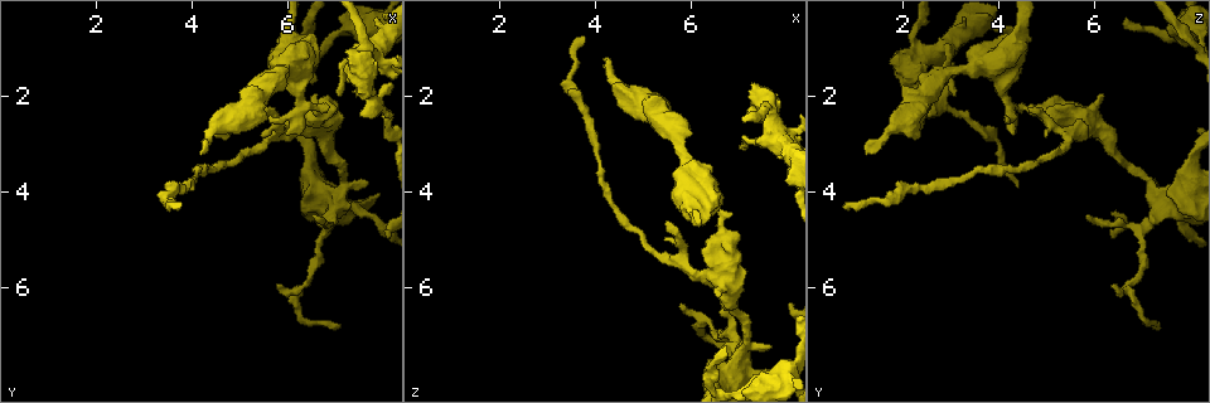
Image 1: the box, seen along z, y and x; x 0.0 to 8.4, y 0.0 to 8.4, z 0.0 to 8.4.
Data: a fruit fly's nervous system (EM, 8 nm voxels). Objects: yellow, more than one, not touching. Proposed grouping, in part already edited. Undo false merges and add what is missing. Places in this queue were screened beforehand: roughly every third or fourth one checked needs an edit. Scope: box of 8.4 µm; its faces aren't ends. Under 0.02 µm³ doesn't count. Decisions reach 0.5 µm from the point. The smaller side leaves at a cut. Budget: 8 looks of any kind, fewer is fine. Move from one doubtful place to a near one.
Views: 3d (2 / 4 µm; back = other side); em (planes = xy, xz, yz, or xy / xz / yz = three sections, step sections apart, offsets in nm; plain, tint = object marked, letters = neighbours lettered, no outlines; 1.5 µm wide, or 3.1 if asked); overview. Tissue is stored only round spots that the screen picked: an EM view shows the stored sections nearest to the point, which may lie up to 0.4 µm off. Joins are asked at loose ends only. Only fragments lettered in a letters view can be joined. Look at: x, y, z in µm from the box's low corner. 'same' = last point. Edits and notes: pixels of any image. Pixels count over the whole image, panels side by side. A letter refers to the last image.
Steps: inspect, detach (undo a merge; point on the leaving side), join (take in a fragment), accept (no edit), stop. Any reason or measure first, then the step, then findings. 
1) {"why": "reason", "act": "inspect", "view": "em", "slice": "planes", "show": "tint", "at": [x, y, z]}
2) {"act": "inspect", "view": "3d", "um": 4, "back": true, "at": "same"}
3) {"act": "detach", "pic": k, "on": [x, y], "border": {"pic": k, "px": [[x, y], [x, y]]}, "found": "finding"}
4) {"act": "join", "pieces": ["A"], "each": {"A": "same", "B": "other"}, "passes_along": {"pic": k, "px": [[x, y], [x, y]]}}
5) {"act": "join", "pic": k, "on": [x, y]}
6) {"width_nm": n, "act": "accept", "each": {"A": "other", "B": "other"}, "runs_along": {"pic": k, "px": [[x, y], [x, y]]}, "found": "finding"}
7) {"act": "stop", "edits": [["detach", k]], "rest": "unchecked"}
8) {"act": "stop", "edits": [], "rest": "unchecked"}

{"why": "branch stops here", "act": "inspect", "view": "em", "slice": "planes", "show": "letters", "at": [7.10, 6.90, 7.30]}

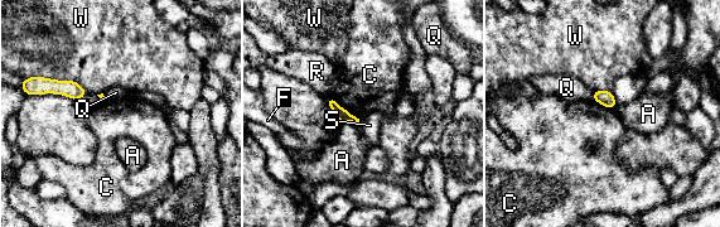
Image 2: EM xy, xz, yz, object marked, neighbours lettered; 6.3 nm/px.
{"width_nm": 90, "longest_contact_nm": ["W", 300], "act": "accept", "each": {"A": "other", "C": "other", "F": "other", "Q": "other", "R": "other", "S": "other", "W": "other"}, "found": "no lettered fragment goes on from it"}

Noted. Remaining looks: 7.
{"why": "thin end", "act": "inspect", "view": "3d", "um": 2, "at": [6.55, 4.45, 5.85]}

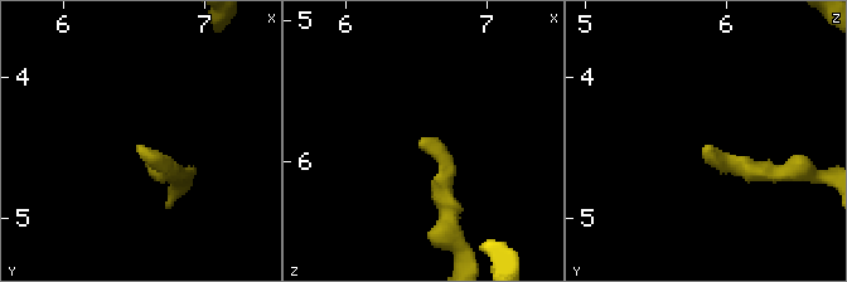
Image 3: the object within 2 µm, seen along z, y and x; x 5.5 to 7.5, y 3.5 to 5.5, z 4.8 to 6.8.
{"act": "inspect", "view": "em", "slice": "planes", "show": "letters", "at": [6.56, 4.50, 5.84]}

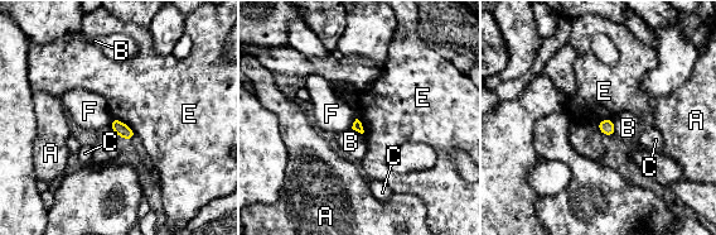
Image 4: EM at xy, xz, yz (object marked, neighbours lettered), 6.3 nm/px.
{"act": "accept", "each": {"A": "other", "B": "other", "C": "other", "E": "other", "F": "other"}, "border": {"pic": 4, "px": [[112, 118], [125, 123], [136, 134]]}, "found": "none of them fits"}

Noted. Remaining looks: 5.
{"why": "calibre changes", "act": "inspect", "view": "3d", "um": 4, "at": [4.60, 2.60, 1.95]}

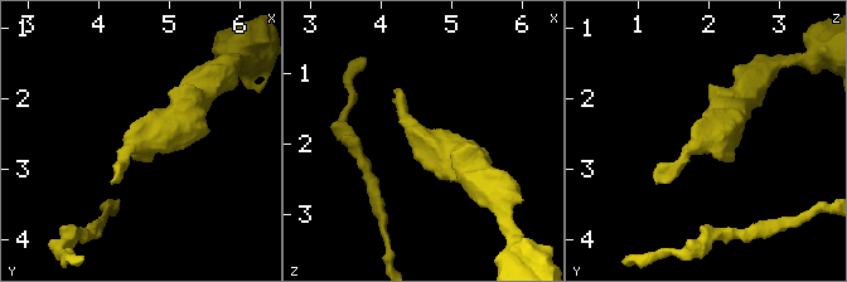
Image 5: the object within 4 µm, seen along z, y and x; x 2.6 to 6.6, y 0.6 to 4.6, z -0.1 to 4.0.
{"act": "inspect", "view": "em", "slice": "planes", "show": "letters", "at": [4.65, 2.55, 2.00]}

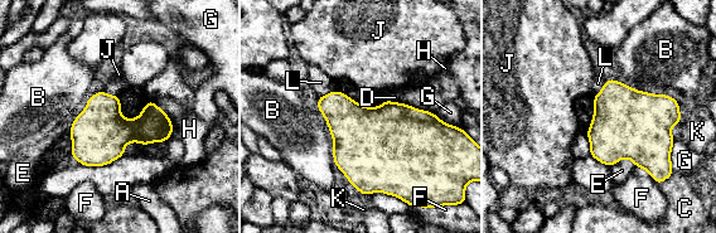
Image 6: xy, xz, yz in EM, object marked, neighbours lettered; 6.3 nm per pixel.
{"longest_contact_nm": ["B", 380], "act": "accept", "each": {"A": "other", "B": "other", "C": "other", "D": "other", "E": "other", "F": "other", "G": "other", "H": "other", "J": "other", "K": "other", "L": "other"}, "border": {"pic": 6, "px": [[315, 105], [329, 130], [334, 161]]}, "found": "all the same neuron"}

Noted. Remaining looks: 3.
{"act": "stop", "edits": [], "rest": "unchecked"}

